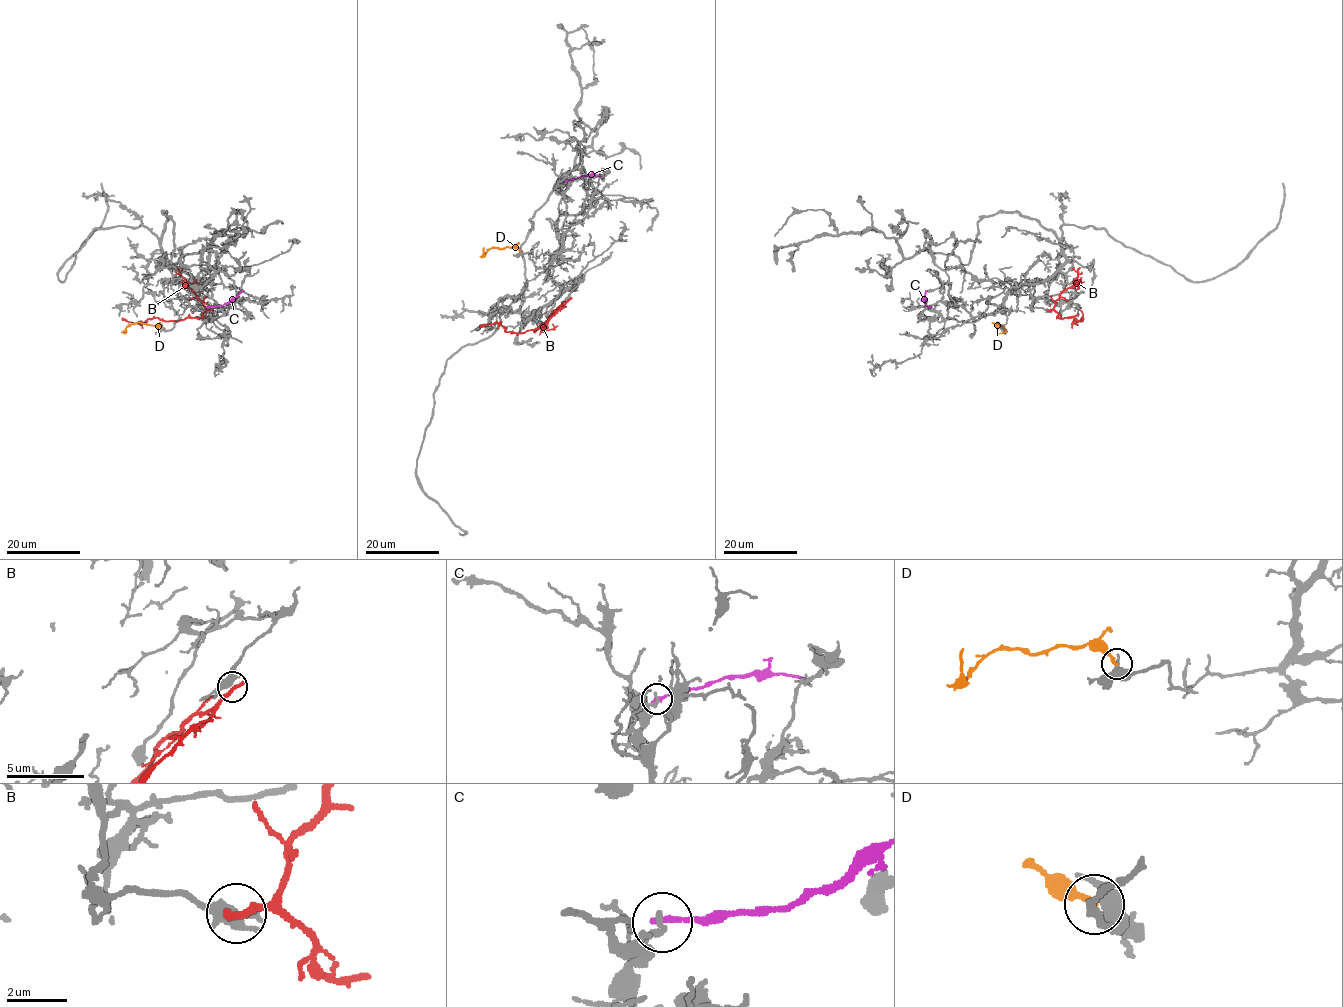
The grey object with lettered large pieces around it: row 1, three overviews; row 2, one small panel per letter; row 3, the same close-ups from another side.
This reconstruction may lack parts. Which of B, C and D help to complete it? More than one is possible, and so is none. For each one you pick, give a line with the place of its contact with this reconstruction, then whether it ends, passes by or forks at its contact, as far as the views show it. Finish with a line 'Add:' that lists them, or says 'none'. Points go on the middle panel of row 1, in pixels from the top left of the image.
D: (520, 251) | it ends
Add: D

